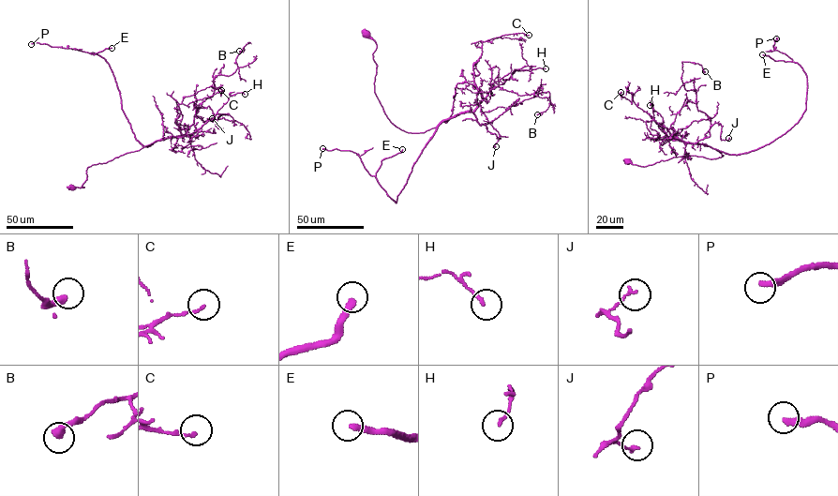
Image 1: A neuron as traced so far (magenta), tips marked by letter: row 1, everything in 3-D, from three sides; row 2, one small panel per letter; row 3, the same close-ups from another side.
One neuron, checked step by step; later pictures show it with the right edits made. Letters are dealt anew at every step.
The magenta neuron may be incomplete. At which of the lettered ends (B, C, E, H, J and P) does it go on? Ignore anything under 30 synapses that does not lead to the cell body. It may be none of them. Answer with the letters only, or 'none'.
E, P

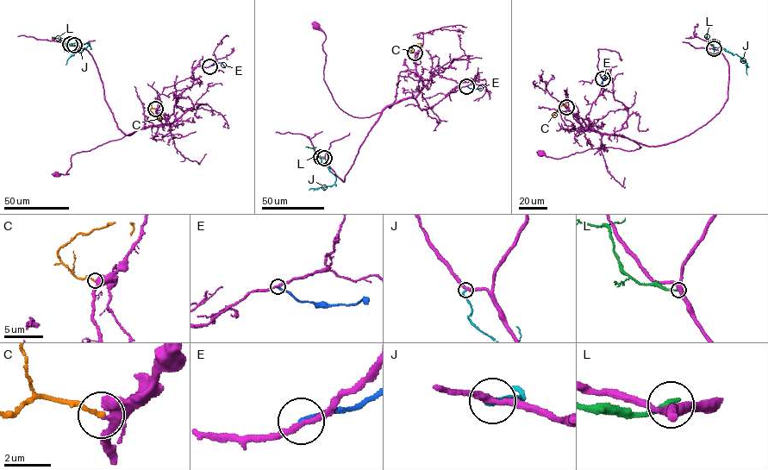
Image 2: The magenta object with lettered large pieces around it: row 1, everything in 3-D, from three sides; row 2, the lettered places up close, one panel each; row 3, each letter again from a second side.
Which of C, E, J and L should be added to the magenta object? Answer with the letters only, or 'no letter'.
C

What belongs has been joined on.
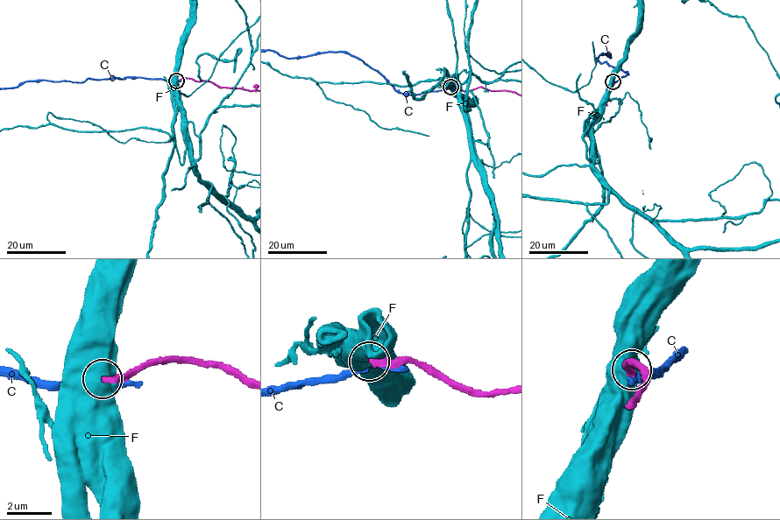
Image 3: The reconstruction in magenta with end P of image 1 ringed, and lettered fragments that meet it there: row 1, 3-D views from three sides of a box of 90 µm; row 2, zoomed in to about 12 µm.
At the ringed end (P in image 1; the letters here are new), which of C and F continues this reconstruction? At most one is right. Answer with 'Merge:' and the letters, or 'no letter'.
Merge: no letter

